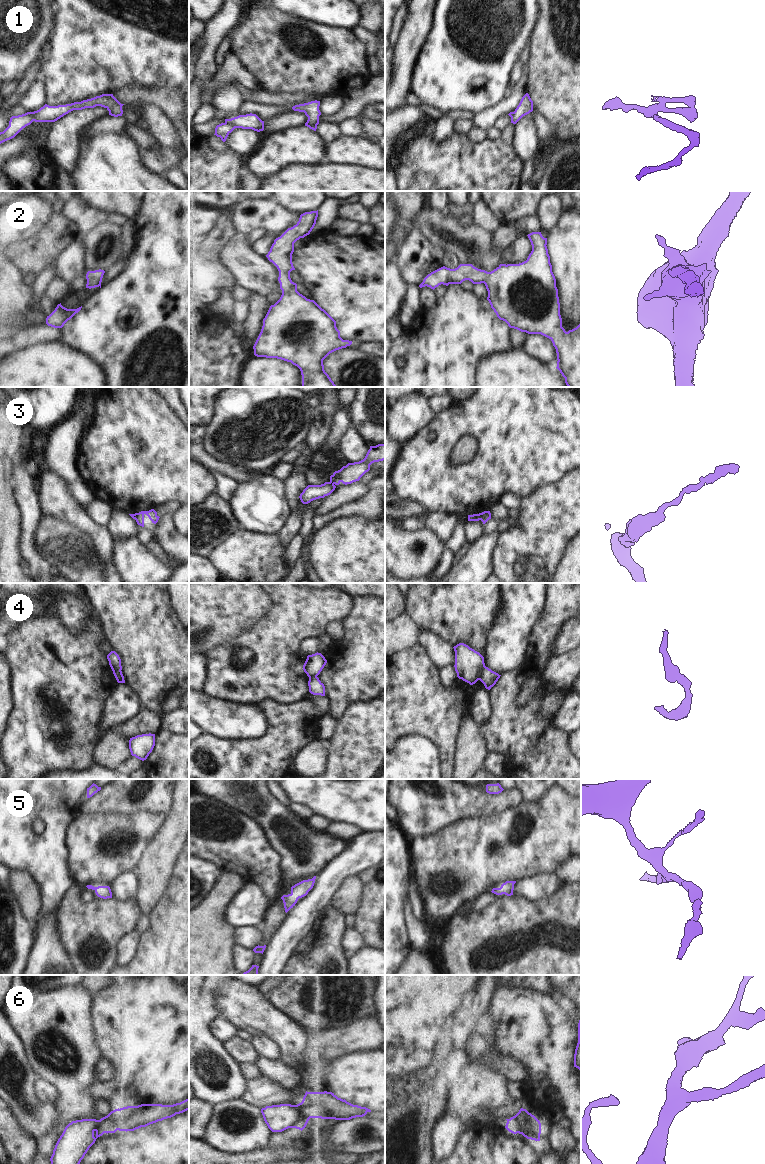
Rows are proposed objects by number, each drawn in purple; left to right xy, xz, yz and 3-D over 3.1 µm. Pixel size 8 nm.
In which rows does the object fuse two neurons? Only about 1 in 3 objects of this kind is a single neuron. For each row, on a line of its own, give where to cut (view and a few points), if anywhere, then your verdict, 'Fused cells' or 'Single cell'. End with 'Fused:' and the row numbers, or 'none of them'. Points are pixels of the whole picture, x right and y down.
1: Split along xz (225, 122), (236, 127). Fused cells
2: No split. Single cell
3: Split along yz (480, 513), (481, 519). Fused cells
4: Split along yz (484, 665), (479, 672), (478, 679). Fused cells
5: No split. Single cell
6: Split along yz (516, 1114), (519, 1120), (519, 1132). Fused cells
Fused: 1, 3, 4, 6

